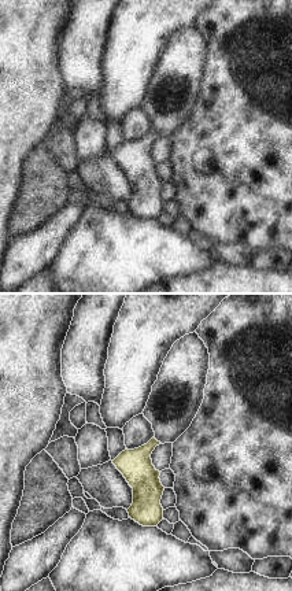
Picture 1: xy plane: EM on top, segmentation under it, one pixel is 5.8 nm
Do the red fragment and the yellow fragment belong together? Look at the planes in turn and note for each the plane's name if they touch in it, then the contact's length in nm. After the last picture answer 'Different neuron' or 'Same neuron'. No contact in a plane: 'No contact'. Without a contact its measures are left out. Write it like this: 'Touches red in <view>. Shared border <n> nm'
No contact.

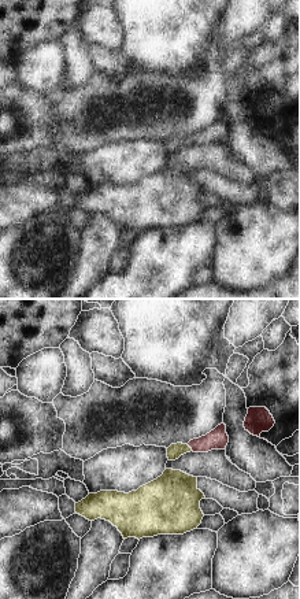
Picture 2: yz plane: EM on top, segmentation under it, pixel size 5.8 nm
Touches red in yz. Shared border 50 nm.

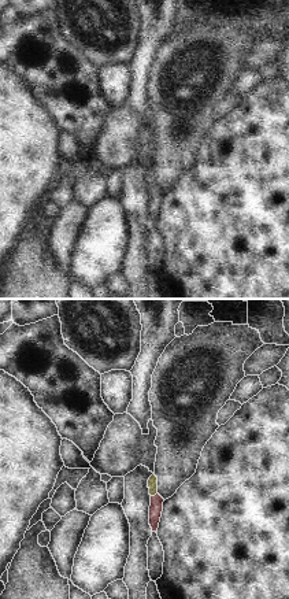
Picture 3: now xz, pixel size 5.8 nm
Touches red in xz. Shared border 50 nm.

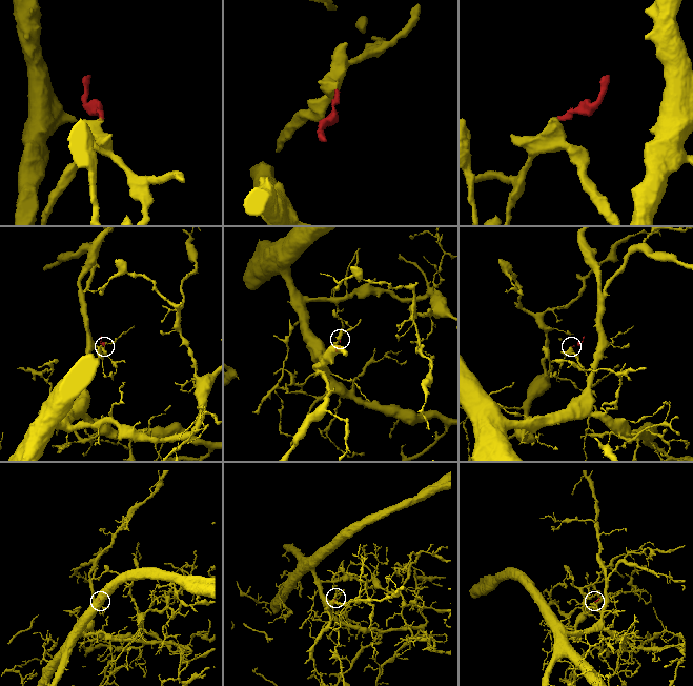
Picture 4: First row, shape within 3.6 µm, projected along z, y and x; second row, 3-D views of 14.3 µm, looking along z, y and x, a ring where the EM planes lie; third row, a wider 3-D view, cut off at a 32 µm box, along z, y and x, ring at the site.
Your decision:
Same neuron.

